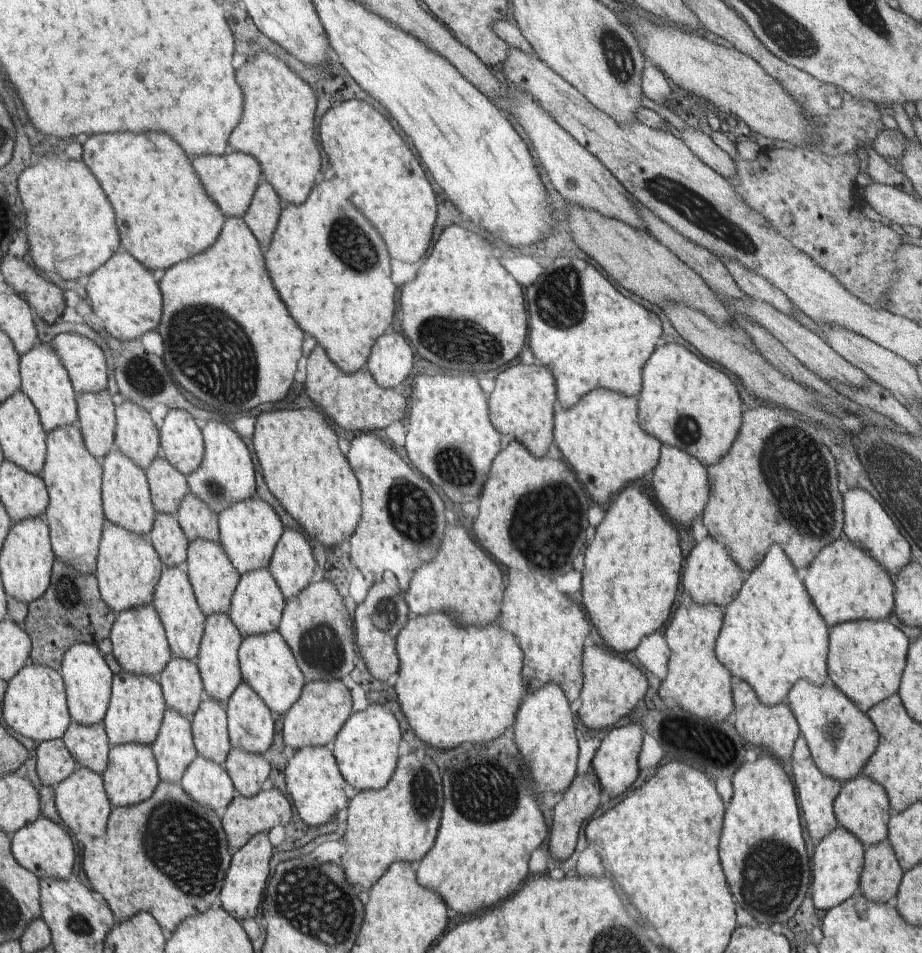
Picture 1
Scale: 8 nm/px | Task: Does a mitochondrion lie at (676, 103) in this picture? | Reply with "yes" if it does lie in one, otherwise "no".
no

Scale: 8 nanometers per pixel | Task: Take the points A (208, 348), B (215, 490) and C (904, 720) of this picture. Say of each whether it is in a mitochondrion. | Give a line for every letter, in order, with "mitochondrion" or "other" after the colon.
A: mitochondrion
B: mitochondrion
C: other

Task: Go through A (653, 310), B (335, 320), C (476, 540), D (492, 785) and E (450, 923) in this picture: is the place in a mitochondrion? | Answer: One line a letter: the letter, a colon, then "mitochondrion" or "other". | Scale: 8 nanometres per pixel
A: other
B: other
C: other
D: mitochondrion
E: other

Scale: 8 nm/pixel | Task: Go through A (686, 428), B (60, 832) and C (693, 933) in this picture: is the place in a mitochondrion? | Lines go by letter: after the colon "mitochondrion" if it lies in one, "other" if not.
A: mitochondrion
B: other
C: other

